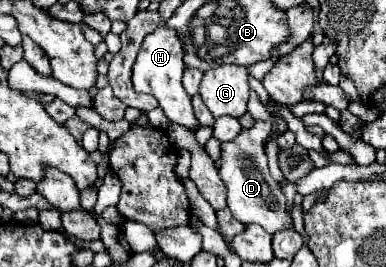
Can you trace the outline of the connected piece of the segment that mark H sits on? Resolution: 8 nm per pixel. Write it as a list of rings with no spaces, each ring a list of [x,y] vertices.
[[[166,26],[156,28],[156,32],[148,34],[144,38],[144,44],[140,46],[140,52],[136,56],[136,64],[132,66],[132,84],[136,92],[146,92],[156,96],[160,102],[160,108],[168,116],[170,122],[188,126],[190,130],[198,128],[198,122],[194,118],[192,110],[192,100],[184,92],[182,86],[182,72],[184,72],[184,62],[182,62],[182,42],[178,34]]]

